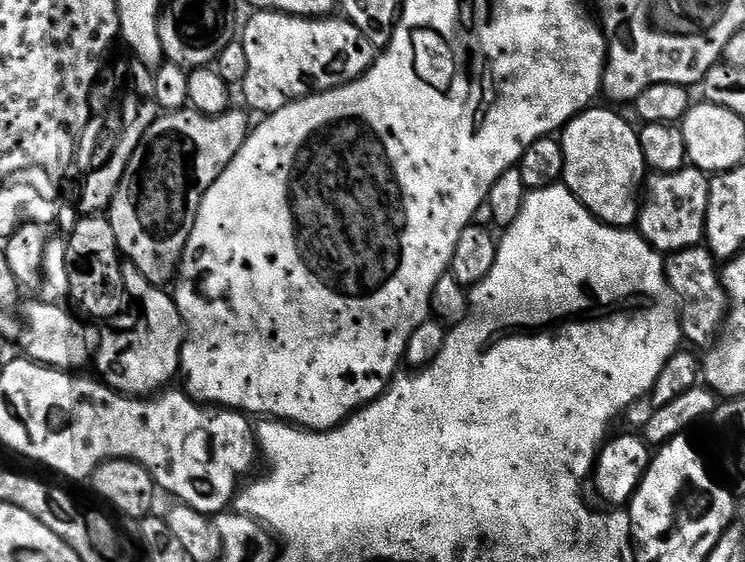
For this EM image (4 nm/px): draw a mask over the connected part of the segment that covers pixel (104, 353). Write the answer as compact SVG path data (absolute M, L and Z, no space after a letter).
M121 263L124 291L127 299L136 303L140 311L140 321L129 332L104 332L100 341L94 344L95 375L109 388L125 396L148 398L167 389L172 379L177 379L180 371L180 345L182 343L182 325L180 311L175 299L168 296L159 284L152 284L142 278L138 266Z

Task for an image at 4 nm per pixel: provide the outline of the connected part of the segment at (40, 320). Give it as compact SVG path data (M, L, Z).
M39 299L23 301L22 327L18 341L18 347L24 351L21 353L35 364L44 364L48 368L57 368L63 372L87 369L84 367L87 364L89 367L90 364L90 340L88 344L88 336L79 324L81 321L71 311L68 313L63 303Z

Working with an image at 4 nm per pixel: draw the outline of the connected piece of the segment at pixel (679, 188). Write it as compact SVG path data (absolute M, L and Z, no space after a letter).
M686 166L677 172L652 172L642 188L638 231L661 254L697 247L705 239L706 210L710 202L709 173Z

